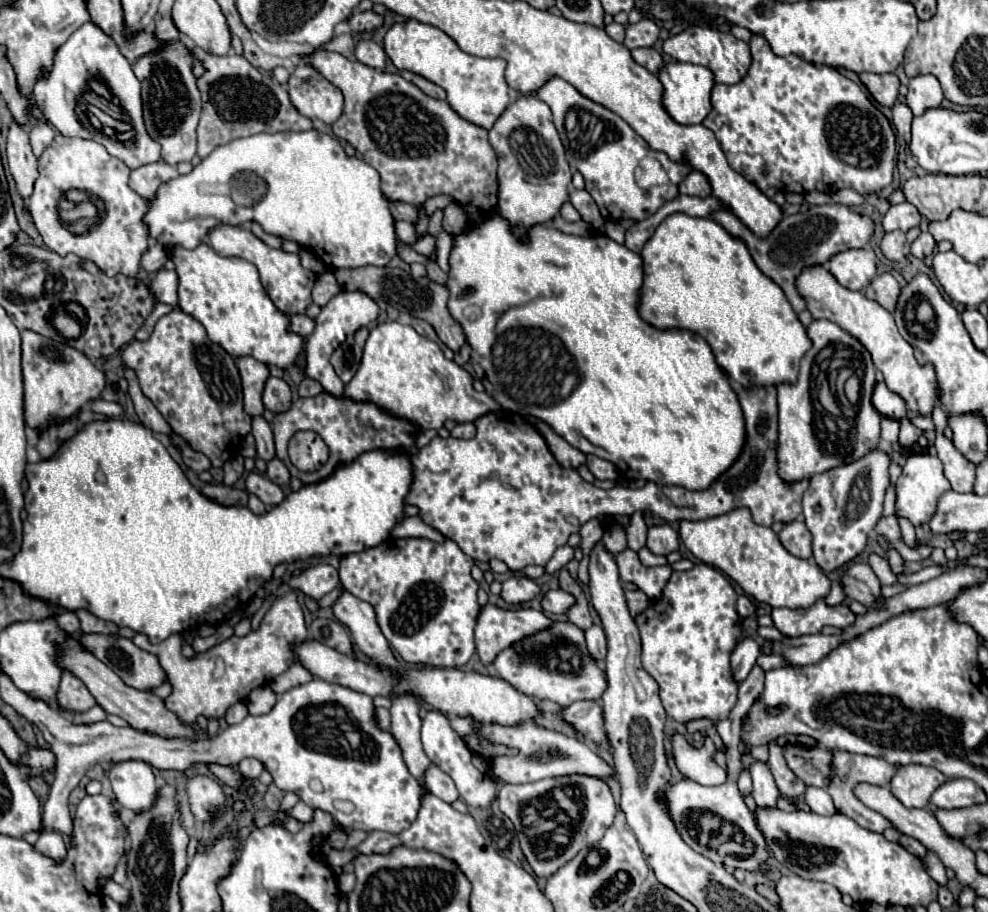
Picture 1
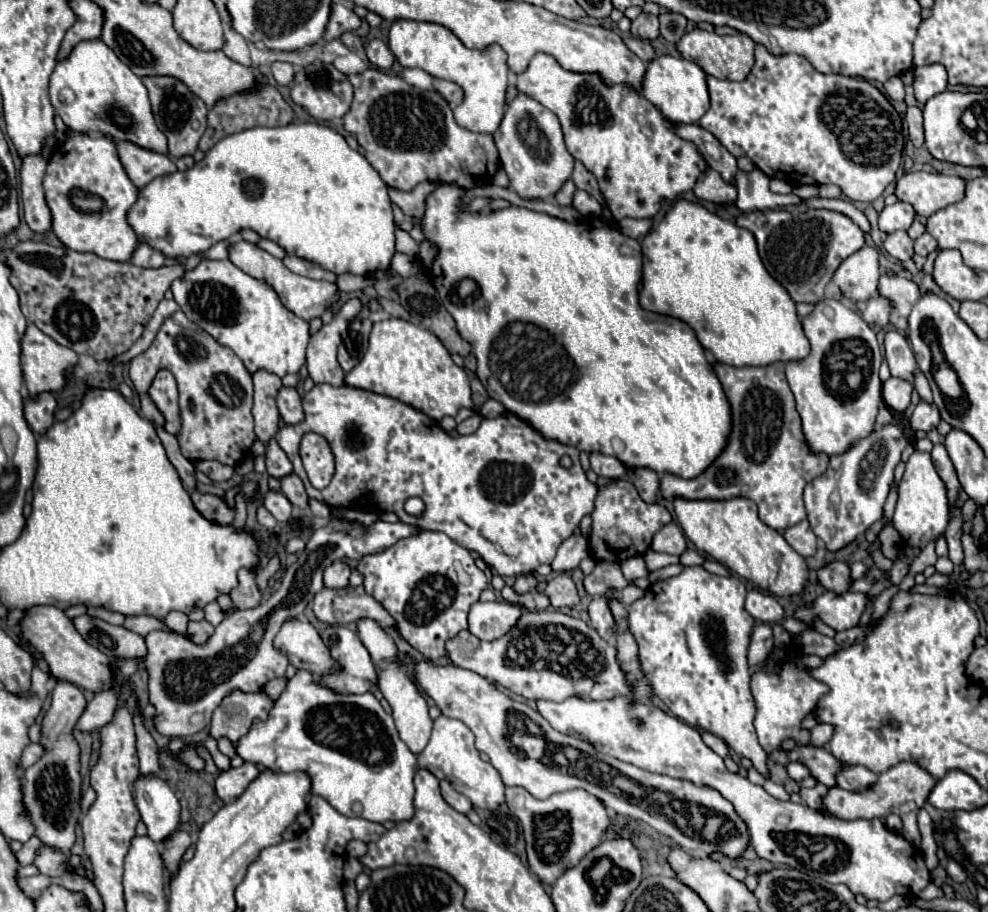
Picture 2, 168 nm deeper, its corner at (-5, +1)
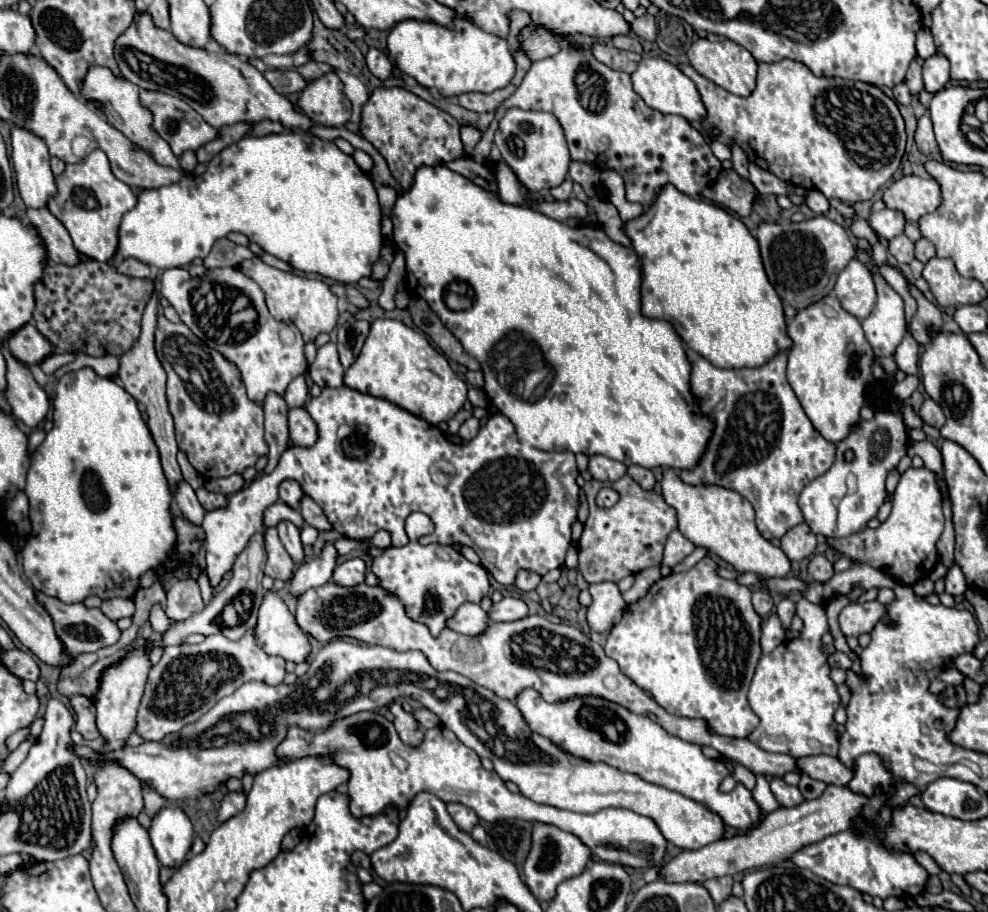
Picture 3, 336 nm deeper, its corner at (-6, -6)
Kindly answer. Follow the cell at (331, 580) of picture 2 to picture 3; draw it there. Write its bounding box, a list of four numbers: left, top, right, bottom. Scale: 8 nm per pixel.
[333,558,367,586]

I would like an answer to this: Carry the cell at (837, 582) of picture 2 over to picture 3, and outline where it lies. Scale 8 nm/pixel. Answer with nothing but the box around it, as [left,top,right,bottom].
[807,554,833,582]

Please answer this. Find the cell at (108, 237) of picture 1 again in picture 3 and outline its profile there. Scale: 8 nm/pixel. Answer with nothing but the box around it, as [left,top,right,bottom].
[47,150,137,262]

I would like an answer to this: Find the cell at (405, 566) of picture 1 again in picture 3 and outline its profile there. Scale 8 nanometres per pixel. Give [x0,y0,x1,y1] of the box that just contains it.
[371,542,489,636]

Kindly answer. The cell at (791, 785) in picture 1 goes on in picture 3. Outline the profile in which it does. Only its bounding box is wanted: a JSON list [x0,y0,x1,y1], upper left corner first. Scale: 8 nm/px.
[797,774,827,800]

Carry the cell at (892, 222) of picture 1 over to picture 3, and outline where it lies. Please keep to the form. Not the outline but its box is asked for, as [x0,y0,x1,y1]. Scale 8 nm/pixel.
[869,210,905,240]

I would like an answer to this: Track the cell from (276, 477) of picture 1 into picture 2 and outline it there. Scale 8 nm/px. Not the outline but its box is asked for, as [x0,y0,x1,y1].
[280,473,308,507]

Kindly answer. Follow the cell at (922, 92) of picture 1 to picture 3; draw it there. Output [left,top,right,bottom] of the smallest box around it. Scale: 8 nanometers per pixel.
[923,56,949,92]

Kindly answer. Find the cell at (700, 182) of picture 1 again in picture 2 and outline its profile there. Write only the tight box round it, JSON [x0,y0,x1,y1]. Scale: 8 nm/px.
[694,169,736,203]

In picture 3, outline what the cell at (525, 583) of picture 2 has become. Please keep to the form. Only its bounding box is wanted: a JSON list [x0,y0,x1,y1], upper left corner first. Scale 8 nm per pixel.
[515,570,541,590]

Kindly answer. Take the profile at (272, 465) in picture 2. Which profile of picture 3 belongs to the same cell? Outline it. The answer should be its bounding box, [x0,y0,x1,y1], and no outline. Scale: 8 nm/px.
[279,480,303,508]

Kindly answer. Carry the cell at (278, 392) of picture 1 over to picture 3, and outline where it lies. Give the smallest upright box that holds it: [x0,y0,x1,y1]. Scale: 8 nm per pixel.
[289,408,317,448]

